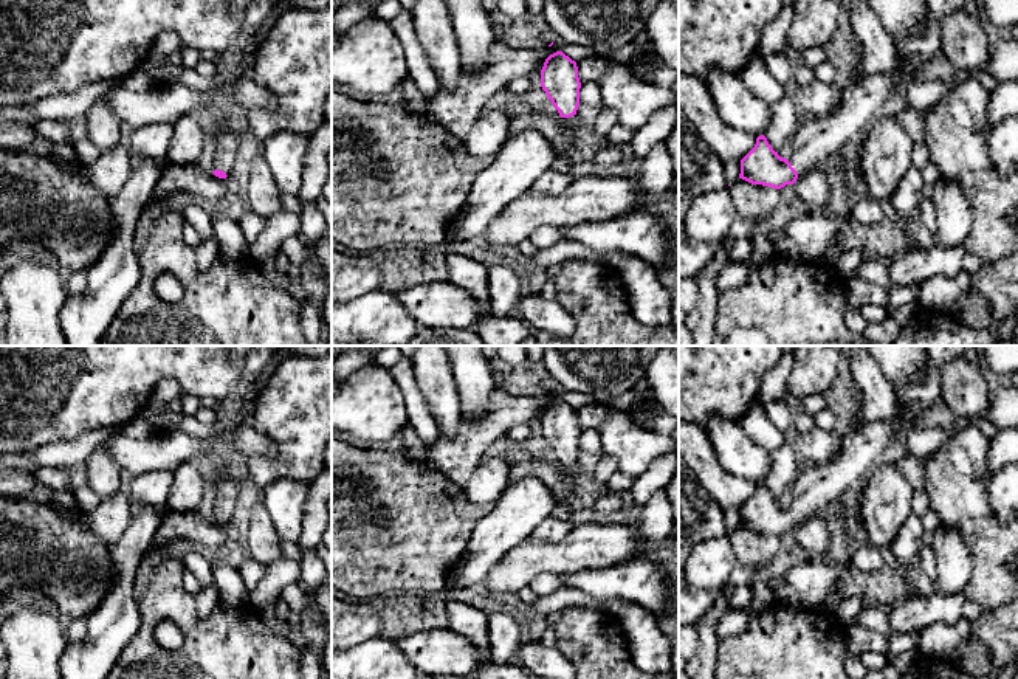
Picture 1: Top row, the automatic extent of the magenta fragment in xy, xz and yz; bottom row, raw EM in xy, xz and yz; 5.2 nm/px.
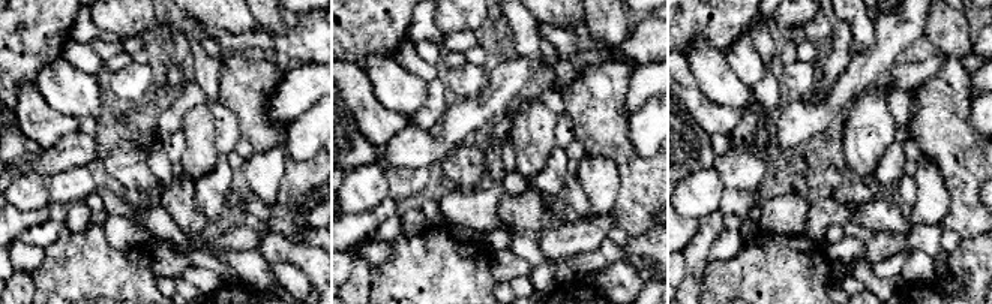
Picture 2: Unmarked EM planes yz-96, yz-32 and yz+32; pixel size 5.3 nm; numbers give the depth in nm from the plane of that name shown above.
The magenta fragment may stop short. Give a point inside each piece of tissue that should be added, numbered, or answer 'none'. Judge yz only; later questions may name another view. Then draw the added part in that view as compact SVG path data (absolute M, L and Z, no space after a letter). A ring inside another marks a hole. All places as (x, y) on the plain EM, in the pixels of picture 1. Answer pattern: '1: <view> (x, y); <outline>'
1: yz (815, 487); M925 346L928 367L925 378L914 384L894 386L896 408L900 412L883 422L865 425L841 442L838 454L824 465L804 465L790 490L789 510L798 524L820 515L849 488L860 487L877 467L885 451L905 436L906 426L942 402L942 369L947 361L964 355L965 346Z

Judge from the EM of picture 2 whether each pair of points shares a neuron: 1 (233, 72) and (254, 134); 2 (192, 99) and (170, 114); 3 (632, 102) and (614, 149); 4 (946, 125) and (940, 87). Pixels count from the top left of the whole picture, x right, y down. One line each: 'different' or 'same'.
1: same
2: same
3: different
4: same

